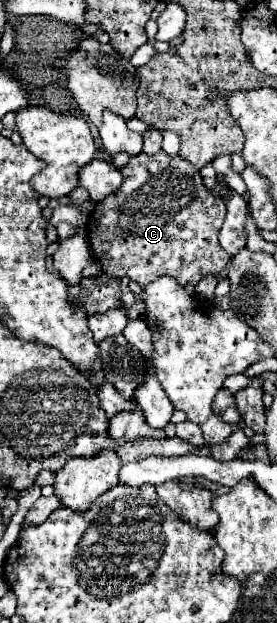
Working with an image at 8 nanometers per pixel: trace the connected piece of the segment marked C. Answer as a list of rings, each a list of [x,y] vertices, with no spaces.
[[[166,152],[158,154],[138,154],[128,160],[126,166],[120,168],[124,182],[118,188],[118,194],[108,194],[102,202],[94,204],[90,214],[90,246],[94,258],[100,262],[102,272],[112,276],[128,276],[130,280],[146,286],[154,278],[164,274],[174,276],[180,286],[198,284],[204,276],[220,276],[224,266],[230,262],[228,252],[218,242],[218,232],[222,228],[226,216],[226,202],[218,198],[210,188],[204,186],[204,180],[190,162],[184,158],[168,156]]]

